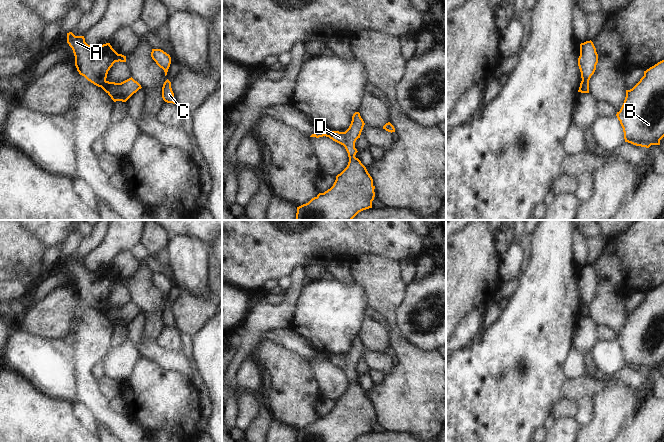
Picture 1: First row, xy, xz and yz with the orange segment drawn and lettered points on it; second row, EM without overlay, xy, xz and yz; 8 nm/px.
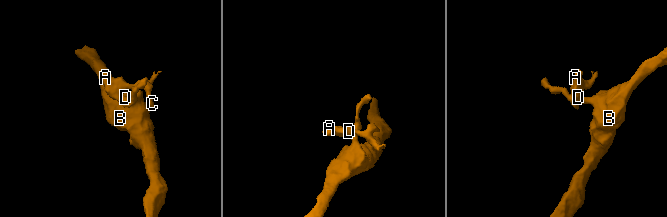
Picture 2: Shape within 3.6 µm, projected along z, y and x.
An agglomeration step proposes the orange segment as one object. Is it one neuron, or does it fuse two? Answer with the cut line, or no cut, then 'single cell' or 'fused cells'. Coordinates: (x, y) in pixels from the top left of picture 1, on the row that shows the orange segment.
cut yz (582, 79), (588, 81); fused cells

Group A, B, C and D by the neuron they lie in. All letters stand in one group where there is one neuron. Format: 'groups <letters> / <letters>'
groups A C / B D

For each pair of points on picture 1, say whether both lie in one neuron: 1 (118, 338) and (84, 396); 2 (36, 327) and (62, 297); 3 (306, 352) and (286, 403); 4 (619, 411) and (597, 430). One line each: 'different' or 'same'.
1: different
2: same
3: different
4: same

